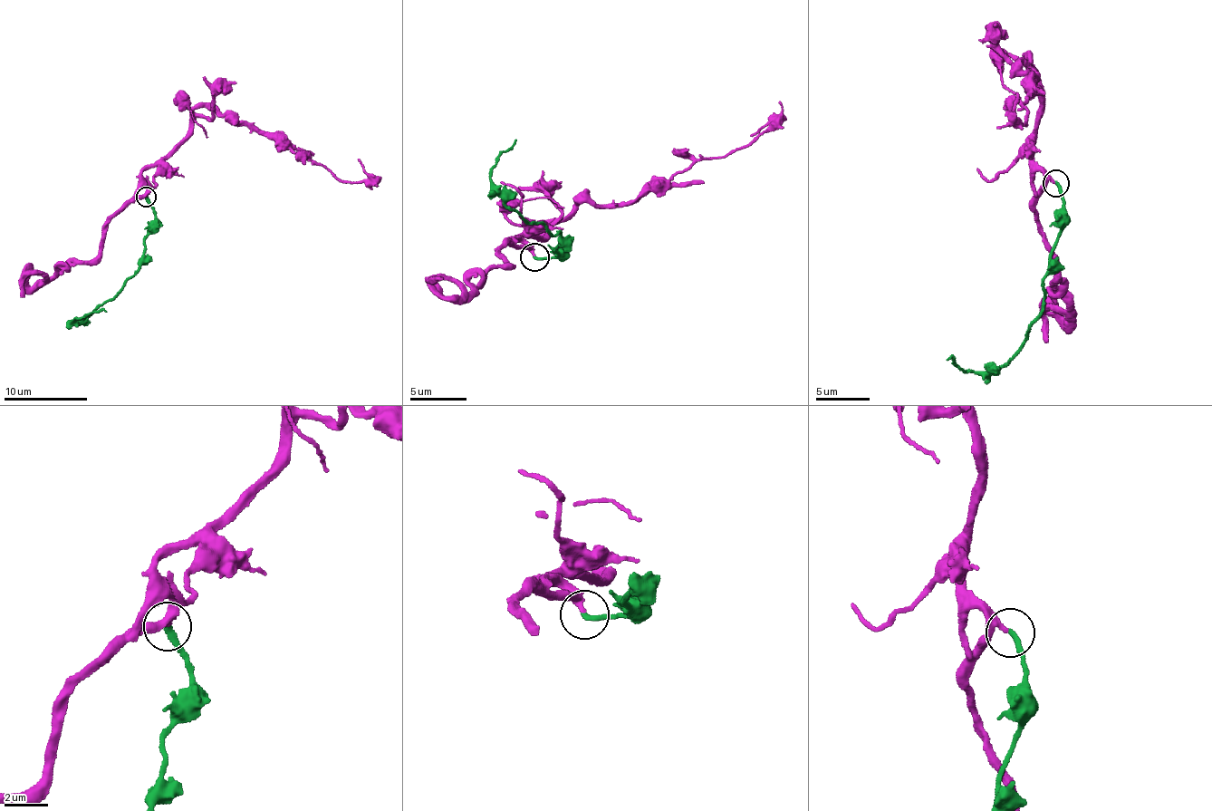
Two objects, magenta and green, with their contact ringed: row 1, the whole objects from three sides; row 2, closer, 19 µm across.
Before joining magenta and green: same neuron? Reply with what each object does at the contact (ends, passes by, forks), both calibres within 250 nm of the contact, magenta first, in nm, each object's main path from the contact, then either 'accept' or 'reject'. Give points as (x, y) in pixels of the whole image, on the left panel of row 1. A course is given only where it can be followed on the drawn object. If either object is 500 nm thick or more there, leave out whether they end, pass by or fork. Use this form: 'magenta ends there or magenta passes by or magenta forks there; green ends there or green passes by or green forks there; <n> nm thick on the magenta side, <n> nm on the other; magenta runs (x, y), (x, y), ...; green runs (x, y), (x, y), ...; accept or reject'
magenta passes by; green ends there; 220 nm thick on the magenta side, 280 nm on the other; magenta runs (147, 197), (142, 172), (185, 136), (196, 108), (213, 108), (250, 122), (342, 181), (368, 178), (358, 159); green runs (146, 197), (155, 223), (144, 240), (144, 262), (114, 296), (80, 321), (74, 320), (107, 312); accept

